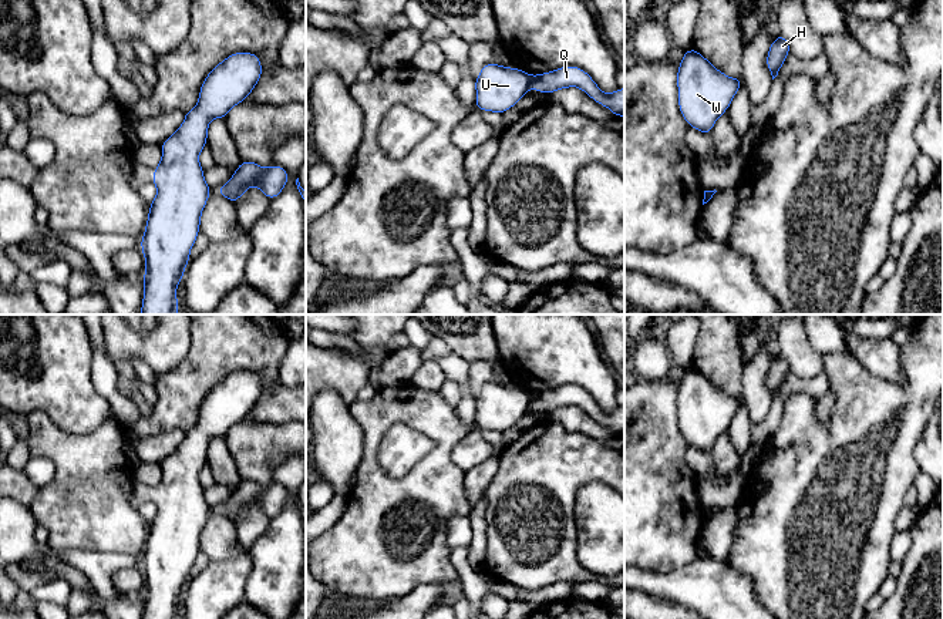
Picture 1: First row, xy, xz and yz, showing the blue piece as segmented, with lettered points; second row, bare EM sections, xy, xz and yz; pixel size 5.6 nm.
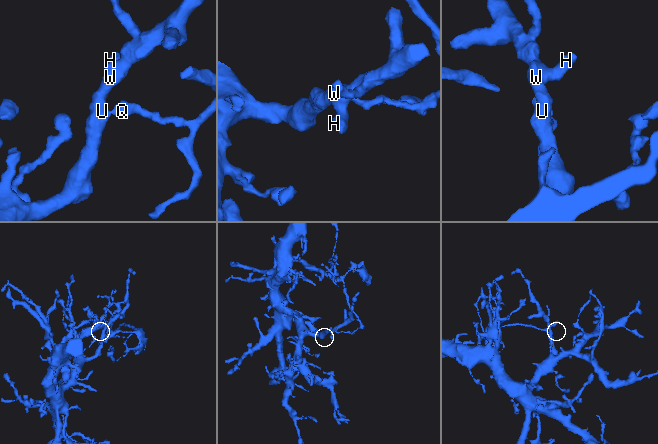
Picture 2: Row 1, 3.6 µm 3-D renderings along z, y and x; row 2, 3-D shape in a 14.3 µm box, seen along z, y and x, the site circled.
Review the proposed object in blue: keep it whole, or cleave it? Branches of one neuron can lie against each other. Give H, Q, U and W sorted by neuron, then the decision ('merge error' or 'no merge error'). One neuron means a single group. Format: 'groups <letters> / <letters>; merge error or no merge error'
groups H U W / Q; merge error

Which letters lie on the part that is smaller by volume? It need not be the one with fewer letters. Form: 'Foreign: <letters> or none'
Foreign: Q

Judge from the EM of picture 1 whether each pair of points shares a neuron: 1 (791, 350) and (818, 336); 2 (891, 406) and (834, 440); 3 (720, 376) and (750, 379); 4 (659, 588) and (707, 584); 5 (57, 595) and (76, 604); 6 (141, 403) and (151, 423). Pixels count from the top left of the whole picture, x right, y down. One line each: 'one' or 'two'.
1: two
2: one
3: two
4: one
5: two
6: two

